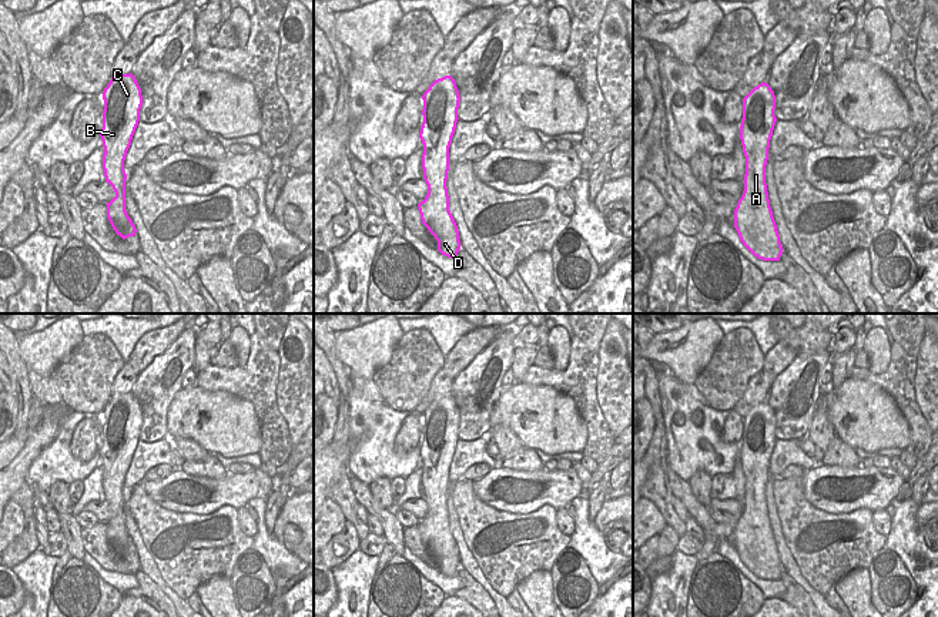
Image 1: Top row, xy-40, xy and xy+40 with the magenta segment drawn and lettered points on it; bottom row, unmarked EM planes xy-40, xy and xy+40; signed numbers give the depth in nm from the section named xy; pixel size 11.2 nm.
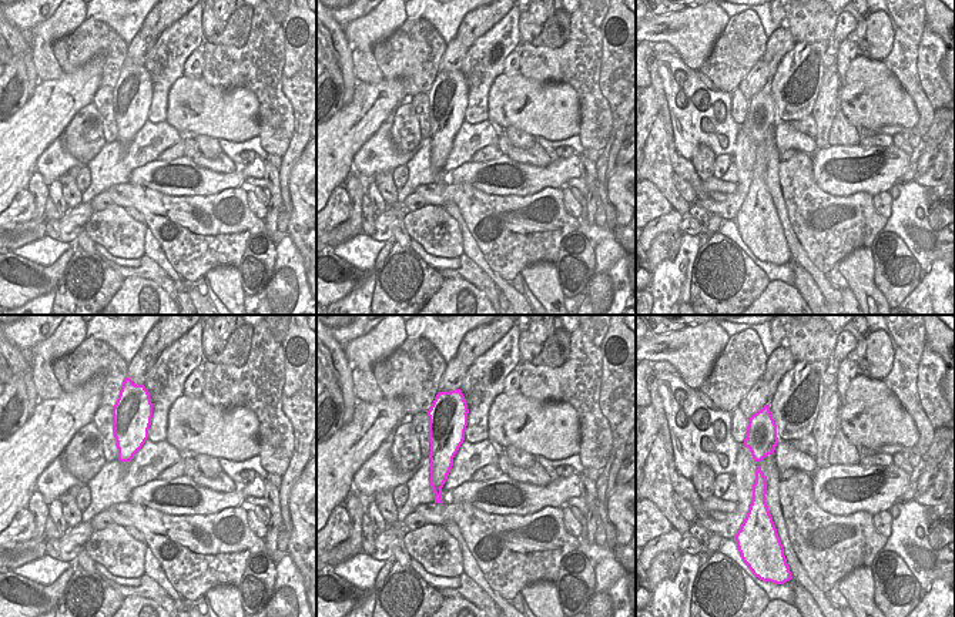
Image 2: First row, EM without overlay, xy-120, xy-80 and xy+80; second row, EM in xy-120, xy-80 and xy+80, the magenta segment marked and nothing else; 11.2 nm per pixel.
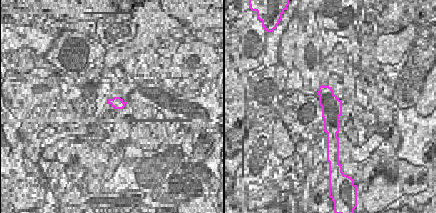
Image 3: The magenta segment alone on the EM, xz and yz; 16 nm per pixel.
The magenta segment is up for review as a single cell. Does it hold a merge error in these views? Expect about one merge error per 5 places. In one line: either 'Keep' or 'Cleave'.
Keep

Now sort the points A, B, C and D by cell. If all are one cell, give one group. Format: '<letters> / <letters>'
A B C D

